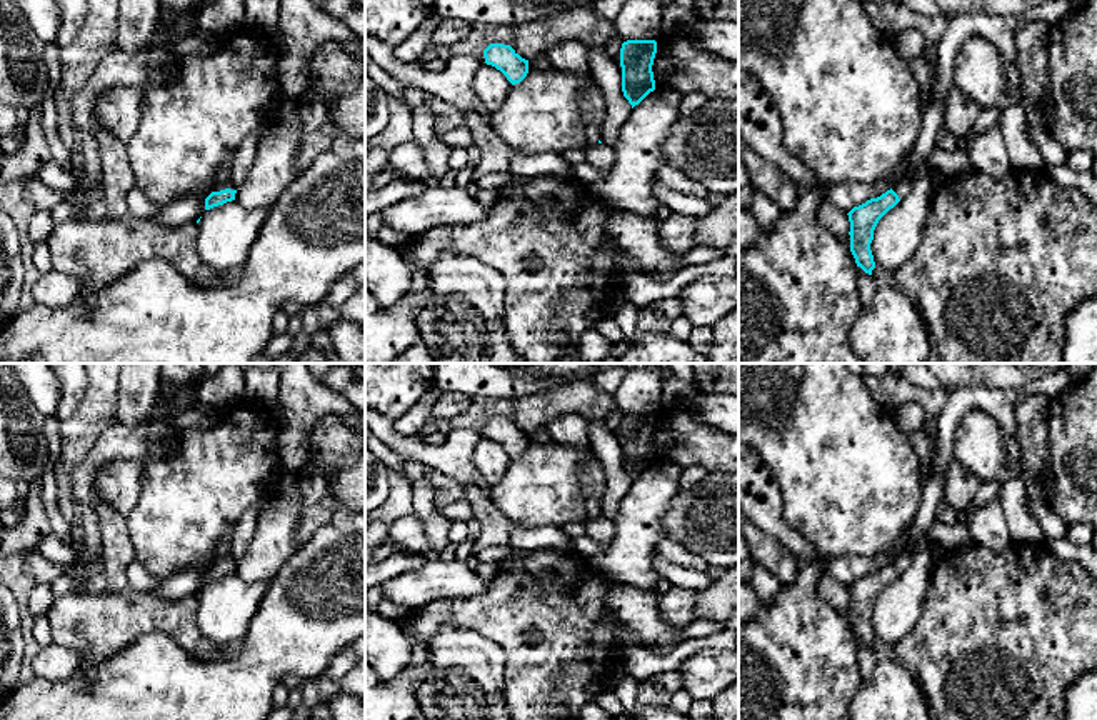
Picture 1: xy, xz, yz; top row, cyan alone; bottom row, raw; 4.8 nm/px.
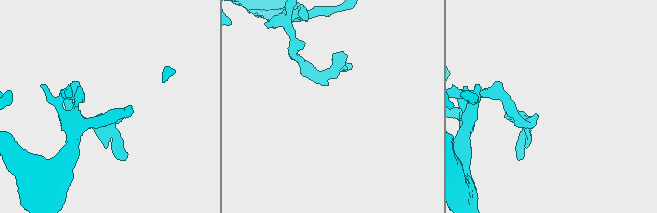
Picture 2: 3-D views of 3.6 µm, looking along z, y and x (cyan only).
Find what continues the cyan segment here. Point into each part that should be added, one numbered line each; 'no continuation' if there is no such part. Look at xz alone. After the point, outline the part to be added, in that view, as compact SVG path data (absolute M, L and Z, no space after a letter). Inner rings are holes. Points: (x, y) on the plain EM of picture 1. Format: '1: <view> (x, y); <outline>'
no continuation

